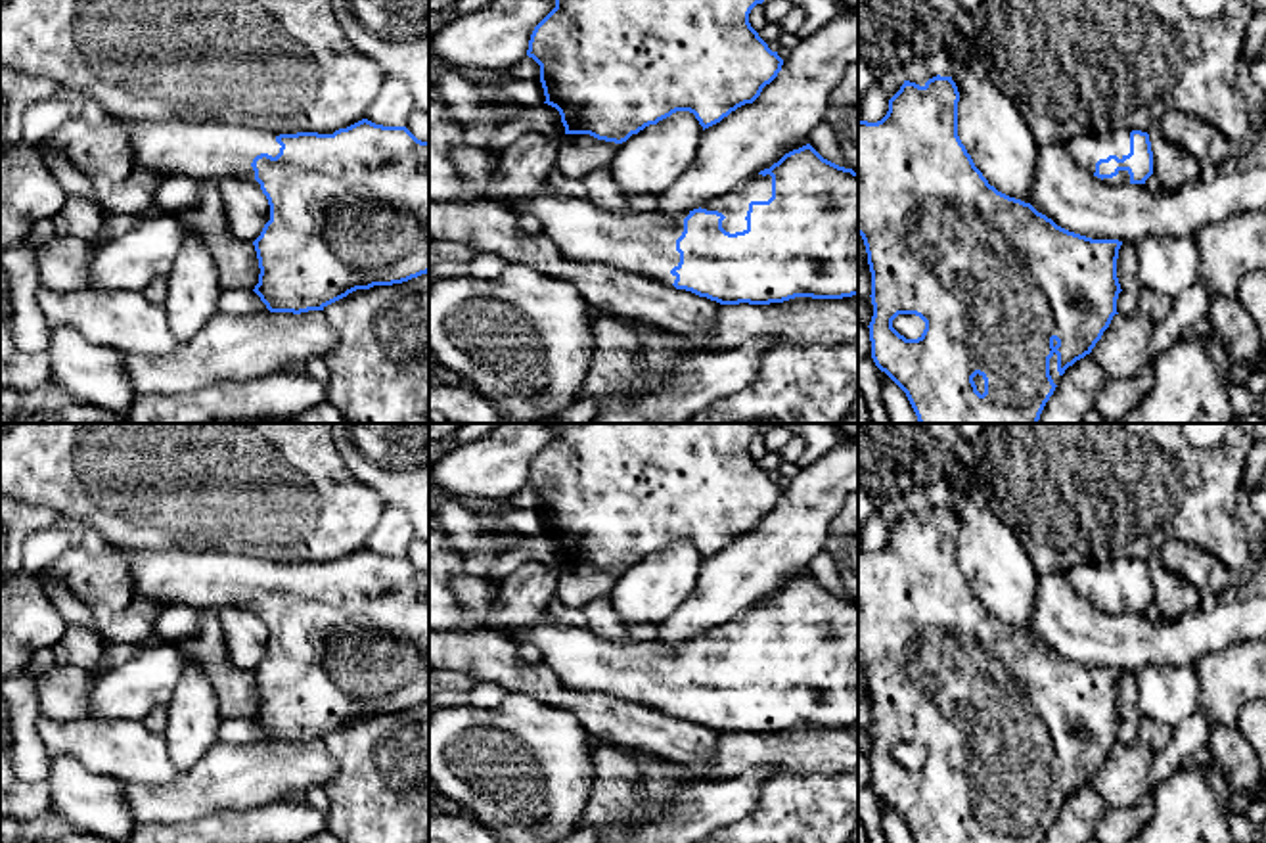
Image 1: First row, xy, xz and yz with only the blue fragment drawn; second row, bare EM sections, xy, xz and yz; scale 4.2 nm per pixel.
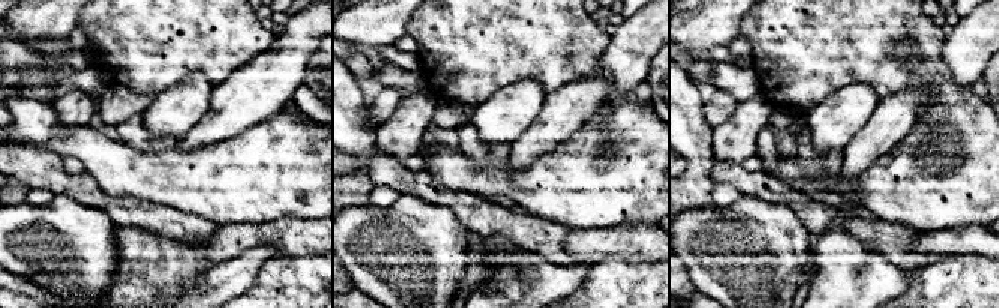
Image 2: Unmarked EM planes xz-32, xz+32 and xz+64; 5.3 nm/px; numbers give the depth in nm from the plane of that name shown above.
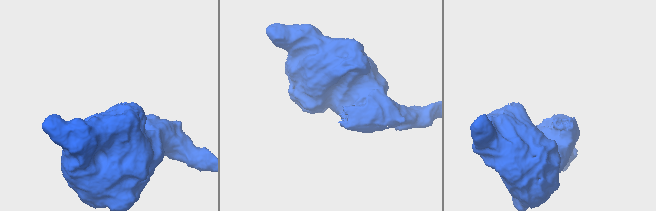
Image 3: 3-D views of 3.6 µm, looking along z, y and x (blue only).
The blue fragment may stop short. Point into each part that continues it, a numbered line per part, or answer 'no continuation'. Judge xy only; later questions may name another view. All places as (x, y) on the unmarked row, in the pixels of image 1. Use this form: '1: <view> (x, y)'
1: xy (211, 579)

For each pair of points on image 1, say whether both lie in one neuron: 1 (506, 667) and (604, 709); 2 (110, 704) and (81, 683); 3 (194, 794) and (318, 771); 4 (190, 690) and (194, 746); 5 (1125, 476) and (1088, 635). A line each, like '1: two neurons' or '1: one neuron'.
1: one neuron
2: two neurons
3: one neuron
4: one neuron
5: two neurons

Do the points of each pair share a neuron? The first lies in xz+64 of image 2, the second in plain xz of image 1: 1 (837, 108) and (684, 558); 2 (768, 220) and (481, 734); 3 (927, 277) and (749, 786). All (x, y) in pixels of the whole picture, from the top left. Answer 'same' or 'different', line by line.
1: same
2: same
3: different

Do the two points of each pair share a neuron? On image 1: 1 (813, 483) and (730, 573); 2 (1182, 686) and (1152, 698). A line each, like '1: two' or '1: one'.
1: one
2: one

